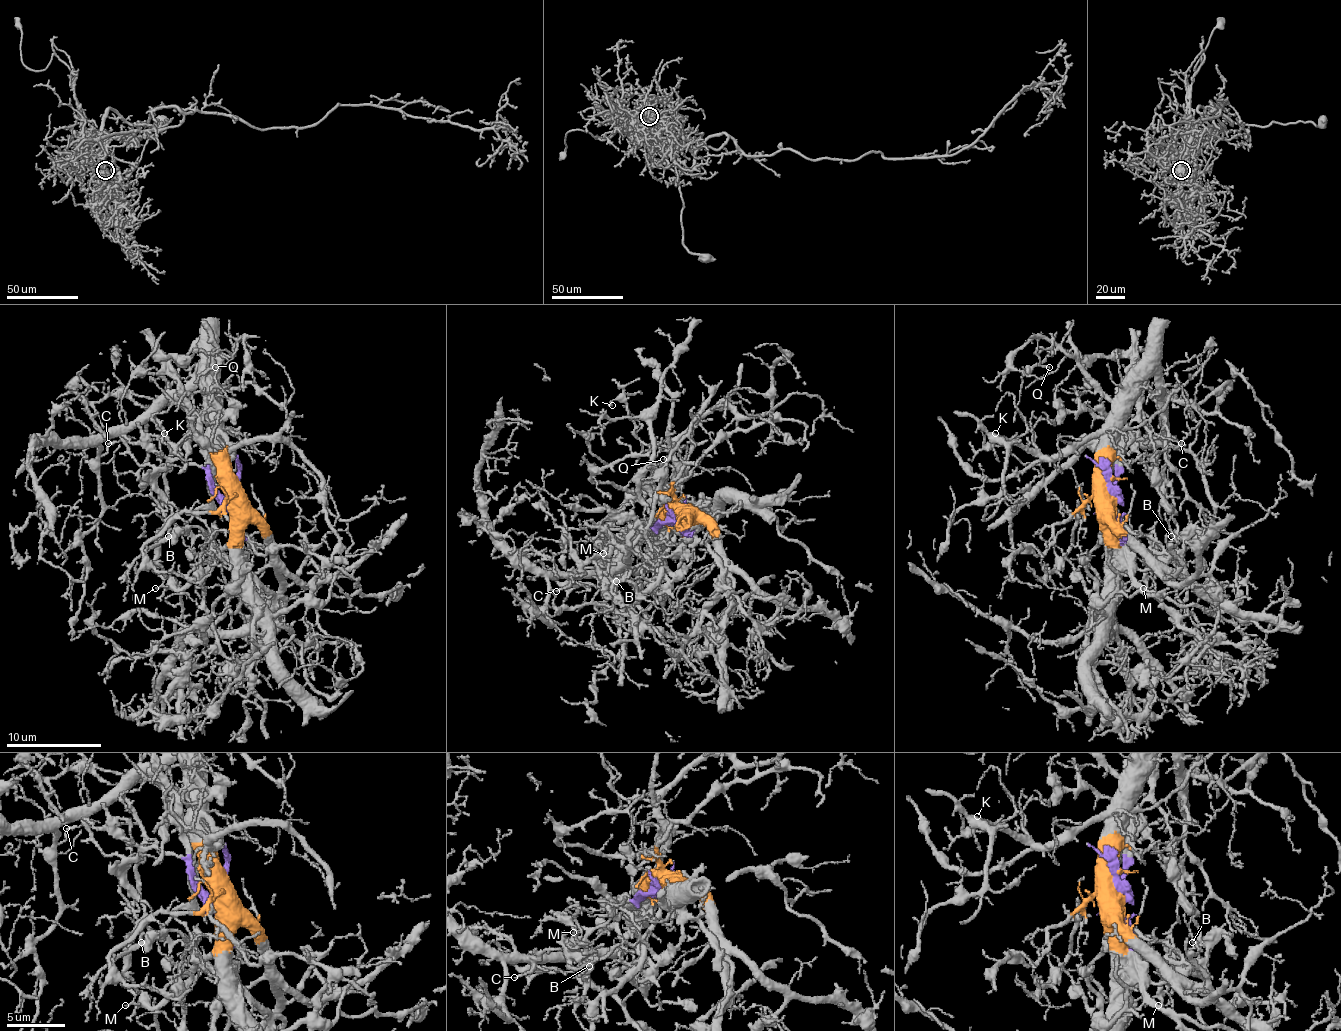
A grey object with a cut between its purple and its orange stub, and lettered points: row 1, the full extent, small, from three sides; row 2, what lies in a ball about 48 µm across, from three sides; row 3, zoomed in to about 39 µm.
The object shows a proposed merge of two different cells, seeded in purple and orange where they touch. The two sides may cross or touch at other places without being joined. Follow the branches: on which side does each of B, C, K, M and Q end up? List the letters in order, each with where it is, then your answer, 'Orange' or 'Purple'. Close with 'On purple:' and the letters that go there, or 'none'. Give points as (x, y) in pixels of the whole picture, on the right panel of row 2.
B: Place: (1171, 536). Purple
C: Place: (1181, 443). Purple
K: Place: (995, 433). Orange
M: Place: (1143, 588). Purple
Q: Place: (1049, 367). Orange
On purple: B, C, M

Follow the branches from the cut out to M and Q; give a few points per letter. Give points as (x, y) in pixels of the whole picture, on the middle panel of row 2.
M: (684, 523), (646, 530), (603, 564), (615, 571), (619, 568), (610, 561), (600, 564), (610, 564), (603, 554)
Q: (684, 521), (665, 521), (667, 492), (679, 480), (689, 451), (682, 447), (662, 459)

